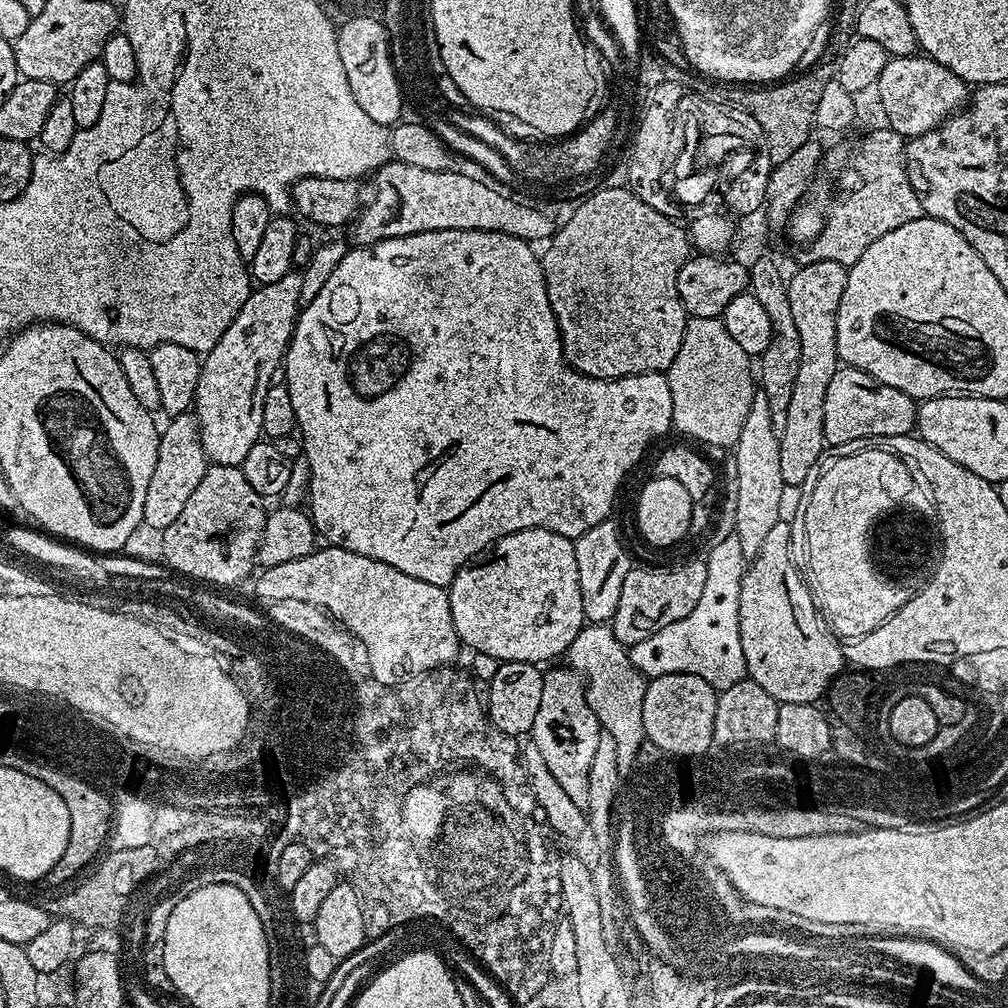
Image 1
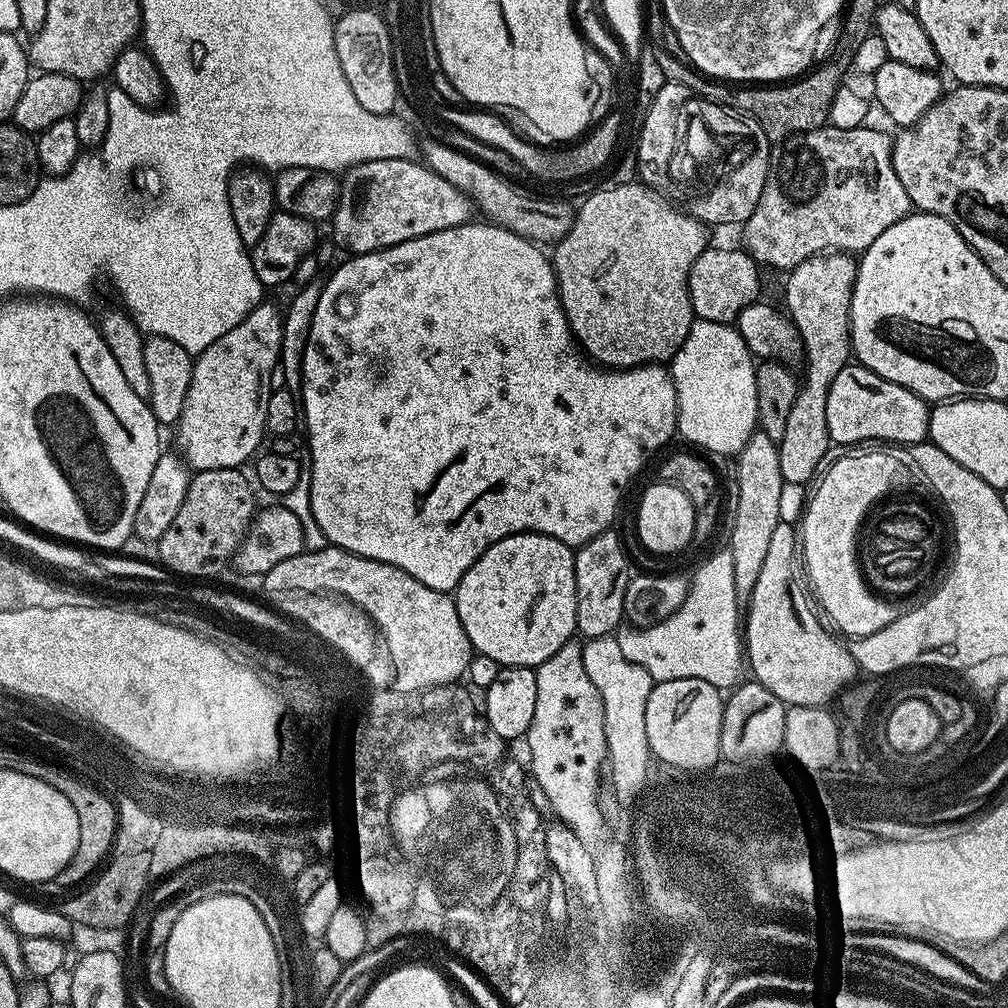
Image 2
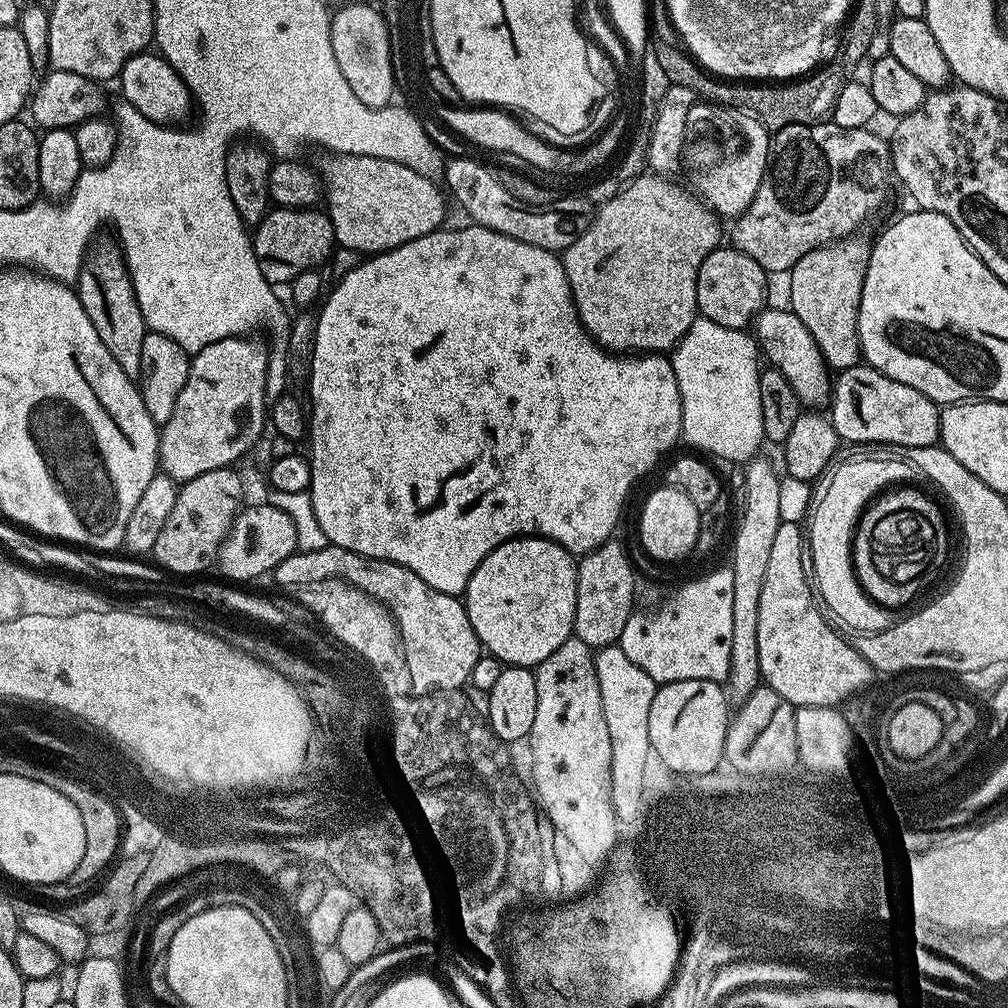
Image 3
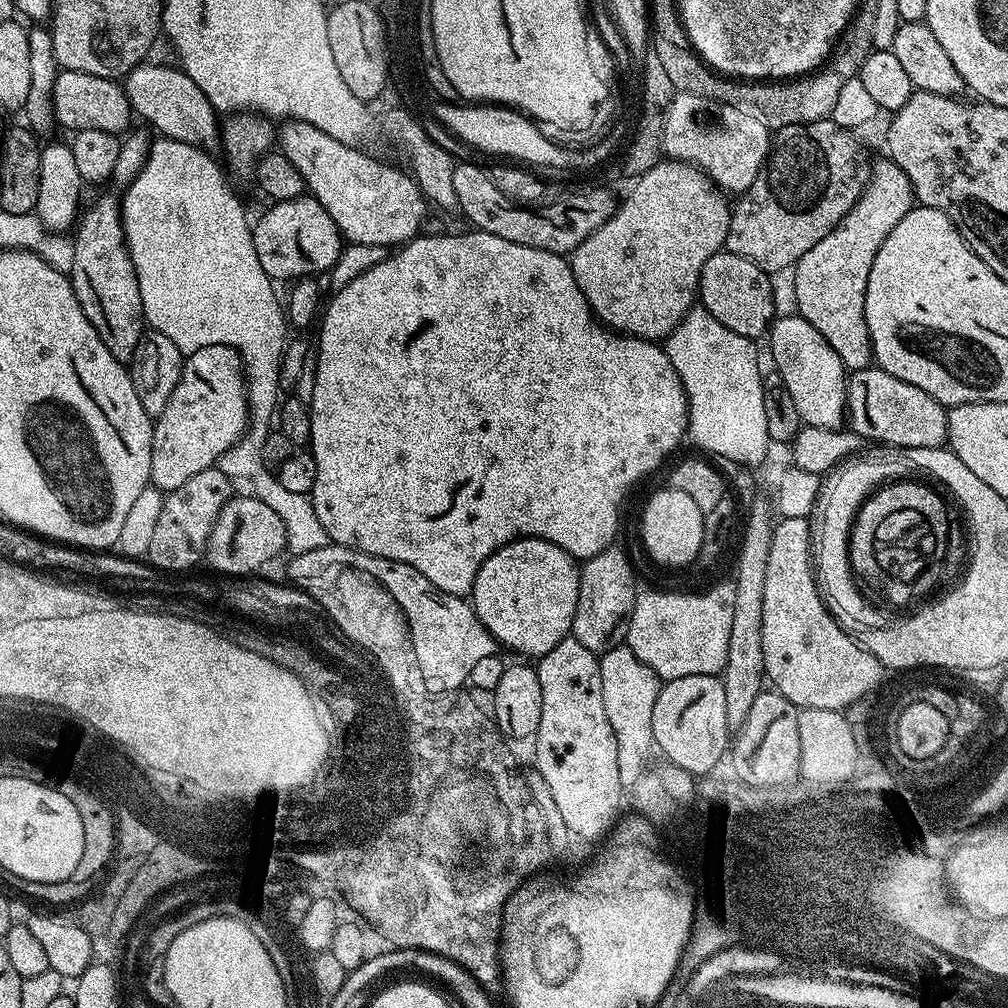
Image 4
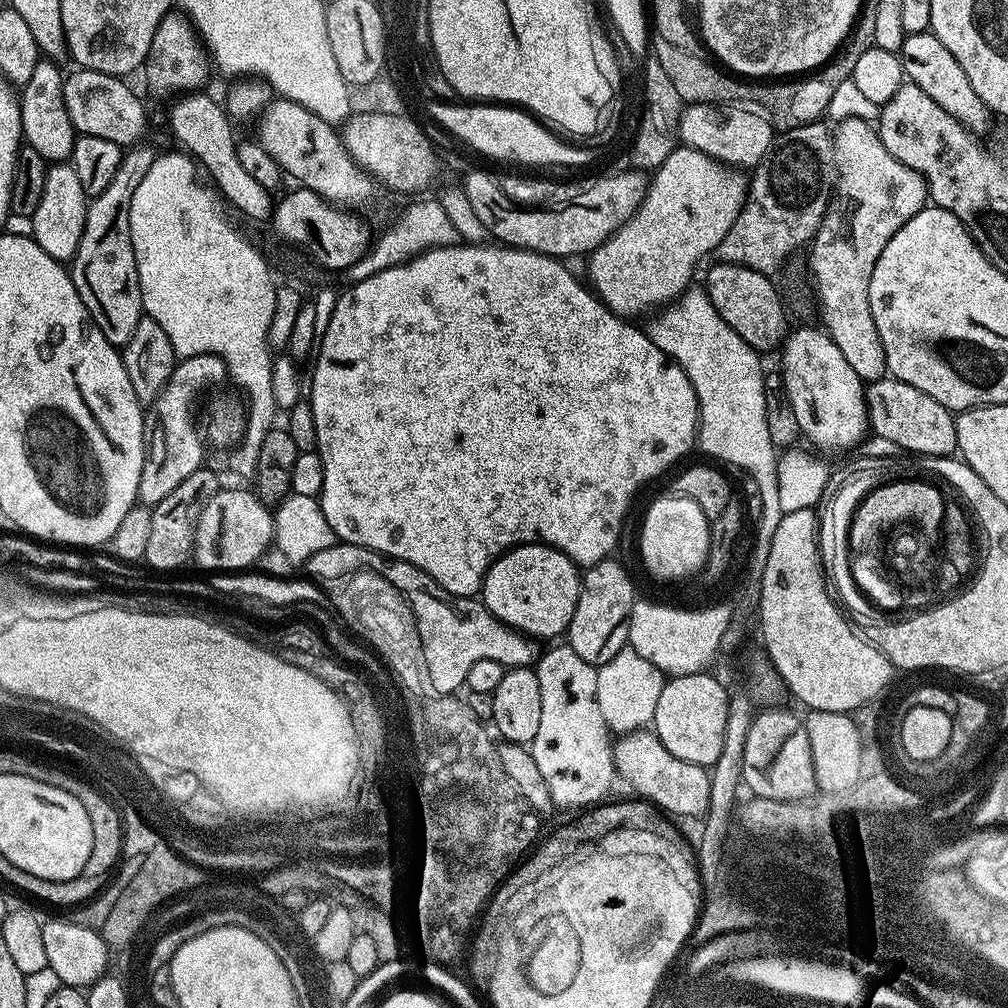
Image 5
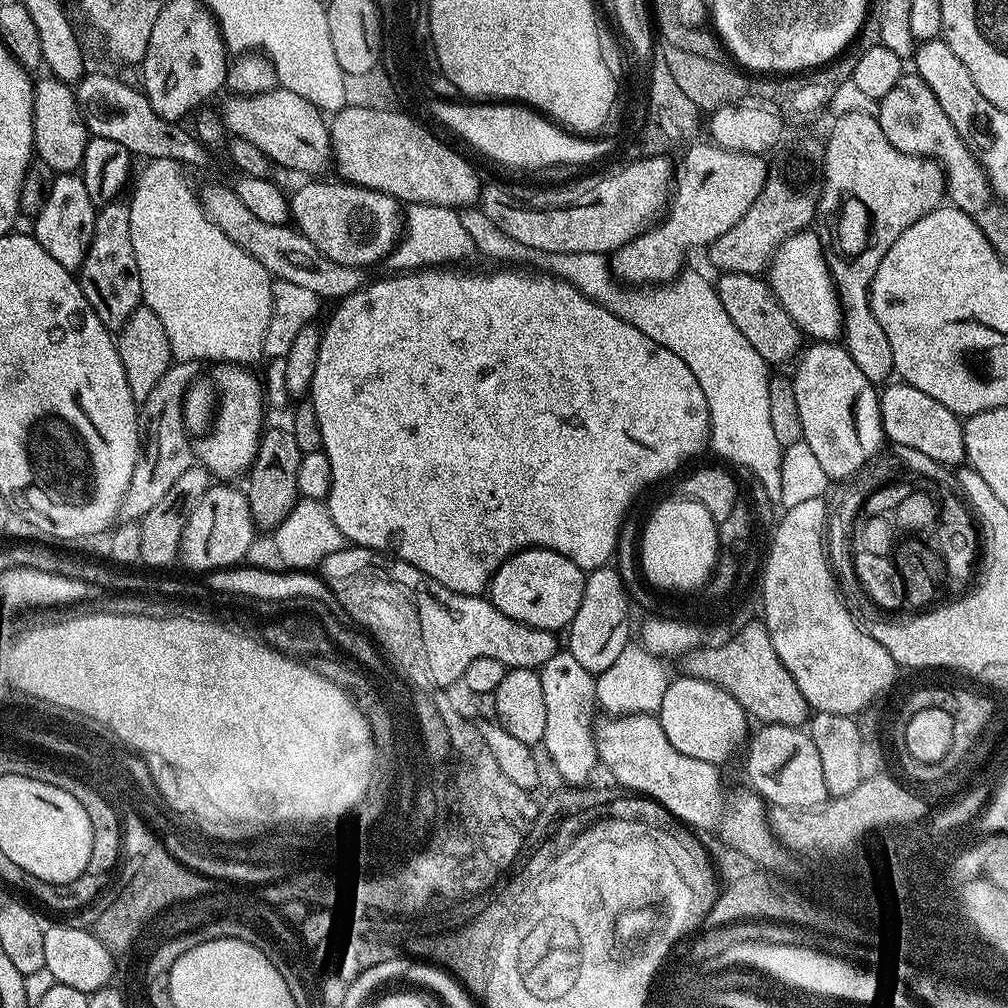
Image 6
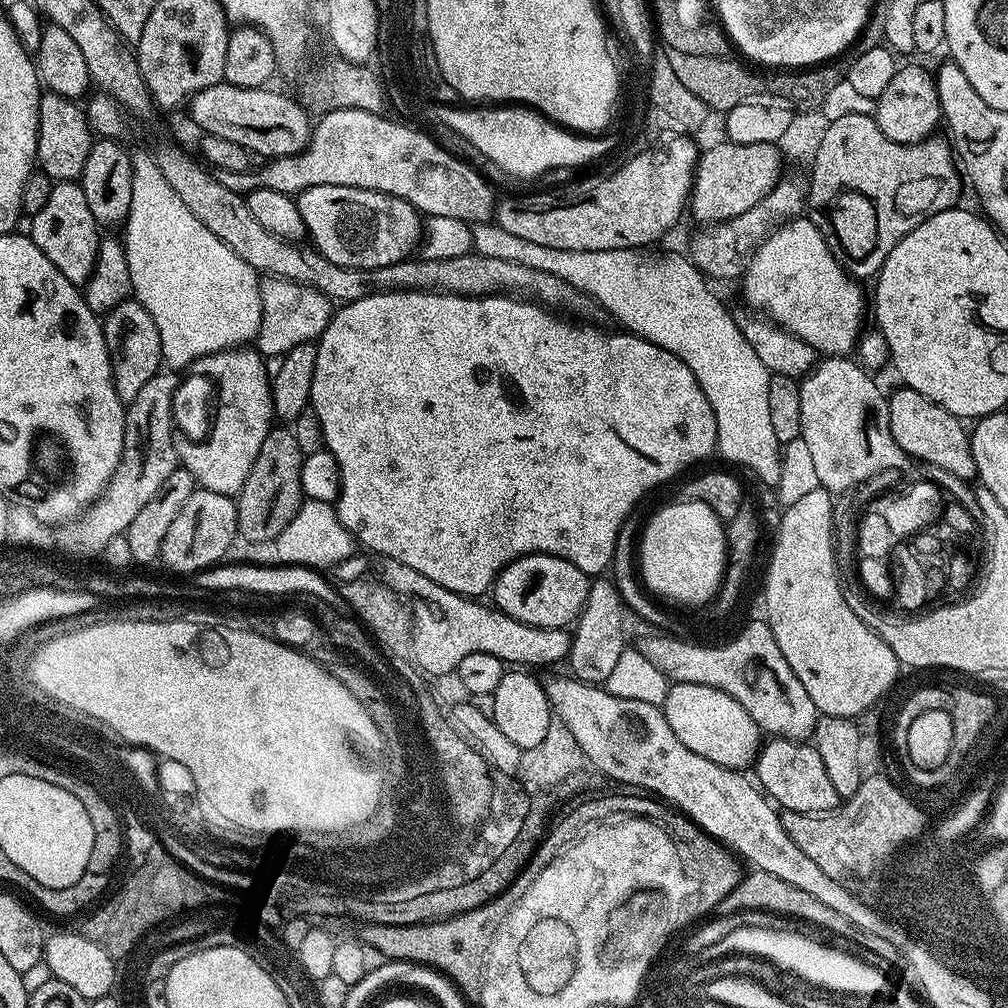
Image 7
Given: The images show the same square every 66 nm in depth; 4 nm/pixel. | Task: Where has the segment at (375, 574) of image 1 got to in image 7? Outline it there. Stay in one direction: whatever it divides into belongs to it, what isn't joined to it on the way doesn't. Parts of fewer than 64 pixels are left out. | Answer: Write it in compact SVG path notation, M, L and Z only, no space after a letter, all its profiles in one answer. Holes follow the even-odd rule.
M388 556L384 580L399 588L400 593L413 595L417 616L415 652L418 653L423 673L429 672L432 678L456 671L456 667L470 654L494 654L494 658L504 661L508 666L523 666L528 670L548 668L569 659L572 651L572 636L568 628L543 628L518 622L495 606L480 604L479 599L459 596L457 592L430 582L426 574L410 570L400 560Z

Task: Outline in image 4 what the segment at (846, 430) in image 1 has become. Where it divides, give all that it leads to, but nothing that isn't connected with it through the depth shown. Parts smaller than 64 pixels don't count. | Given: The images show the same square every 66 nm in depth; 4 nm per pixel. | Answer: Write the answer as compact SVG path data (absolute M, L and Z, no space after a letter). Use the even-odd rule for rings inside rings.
M879 366L855 369L847 377L844 398L851 431L869 442L881 440L893 444L896 450L942 448L948 443L948 408L926 394L926 390L918 390L918 386L886 374Z

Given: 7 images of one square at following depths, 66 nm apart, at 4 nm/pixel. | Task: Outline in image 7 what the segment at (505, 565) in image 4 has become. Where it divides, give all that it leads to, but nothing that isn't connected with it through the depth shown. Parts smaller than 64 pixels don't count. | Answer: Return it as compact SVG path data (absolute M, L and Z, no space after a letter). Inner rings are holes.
M533 554L507 564L494 585L495 607L518 622L543 628L568 628L588 603L590 578L560 556Z

